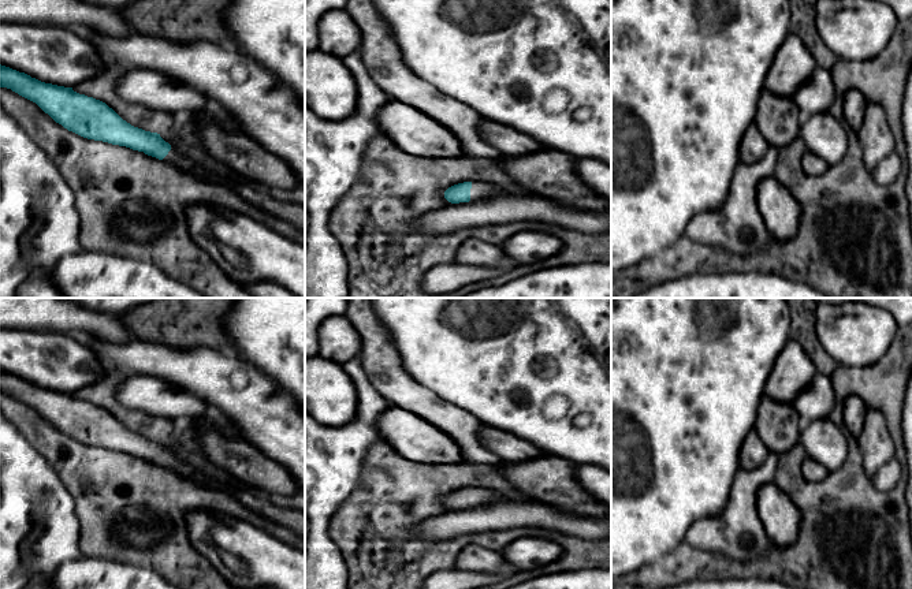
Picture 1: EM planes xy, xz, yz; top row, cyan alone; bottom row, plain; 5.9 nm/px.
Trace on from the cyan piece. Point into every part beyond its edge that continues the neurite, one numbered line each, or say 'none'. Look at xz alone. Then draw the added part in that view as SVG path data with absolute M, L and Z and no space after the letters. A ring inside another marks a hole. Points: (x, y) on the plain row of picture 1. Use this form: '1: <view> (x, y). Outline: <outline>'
1: xz (479, 496). Outline: M472 488L469 508L476 508L489 503L496 503L503 497L507 497L507 496L496 491Z

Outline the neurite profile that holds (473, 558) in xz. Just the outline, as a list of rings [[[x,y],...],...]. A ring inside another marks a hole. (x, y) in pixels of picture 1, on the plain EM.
[[[469,544],[458,553],[454,569],[470,573],[495,573],[502,562],[502,552]]]

